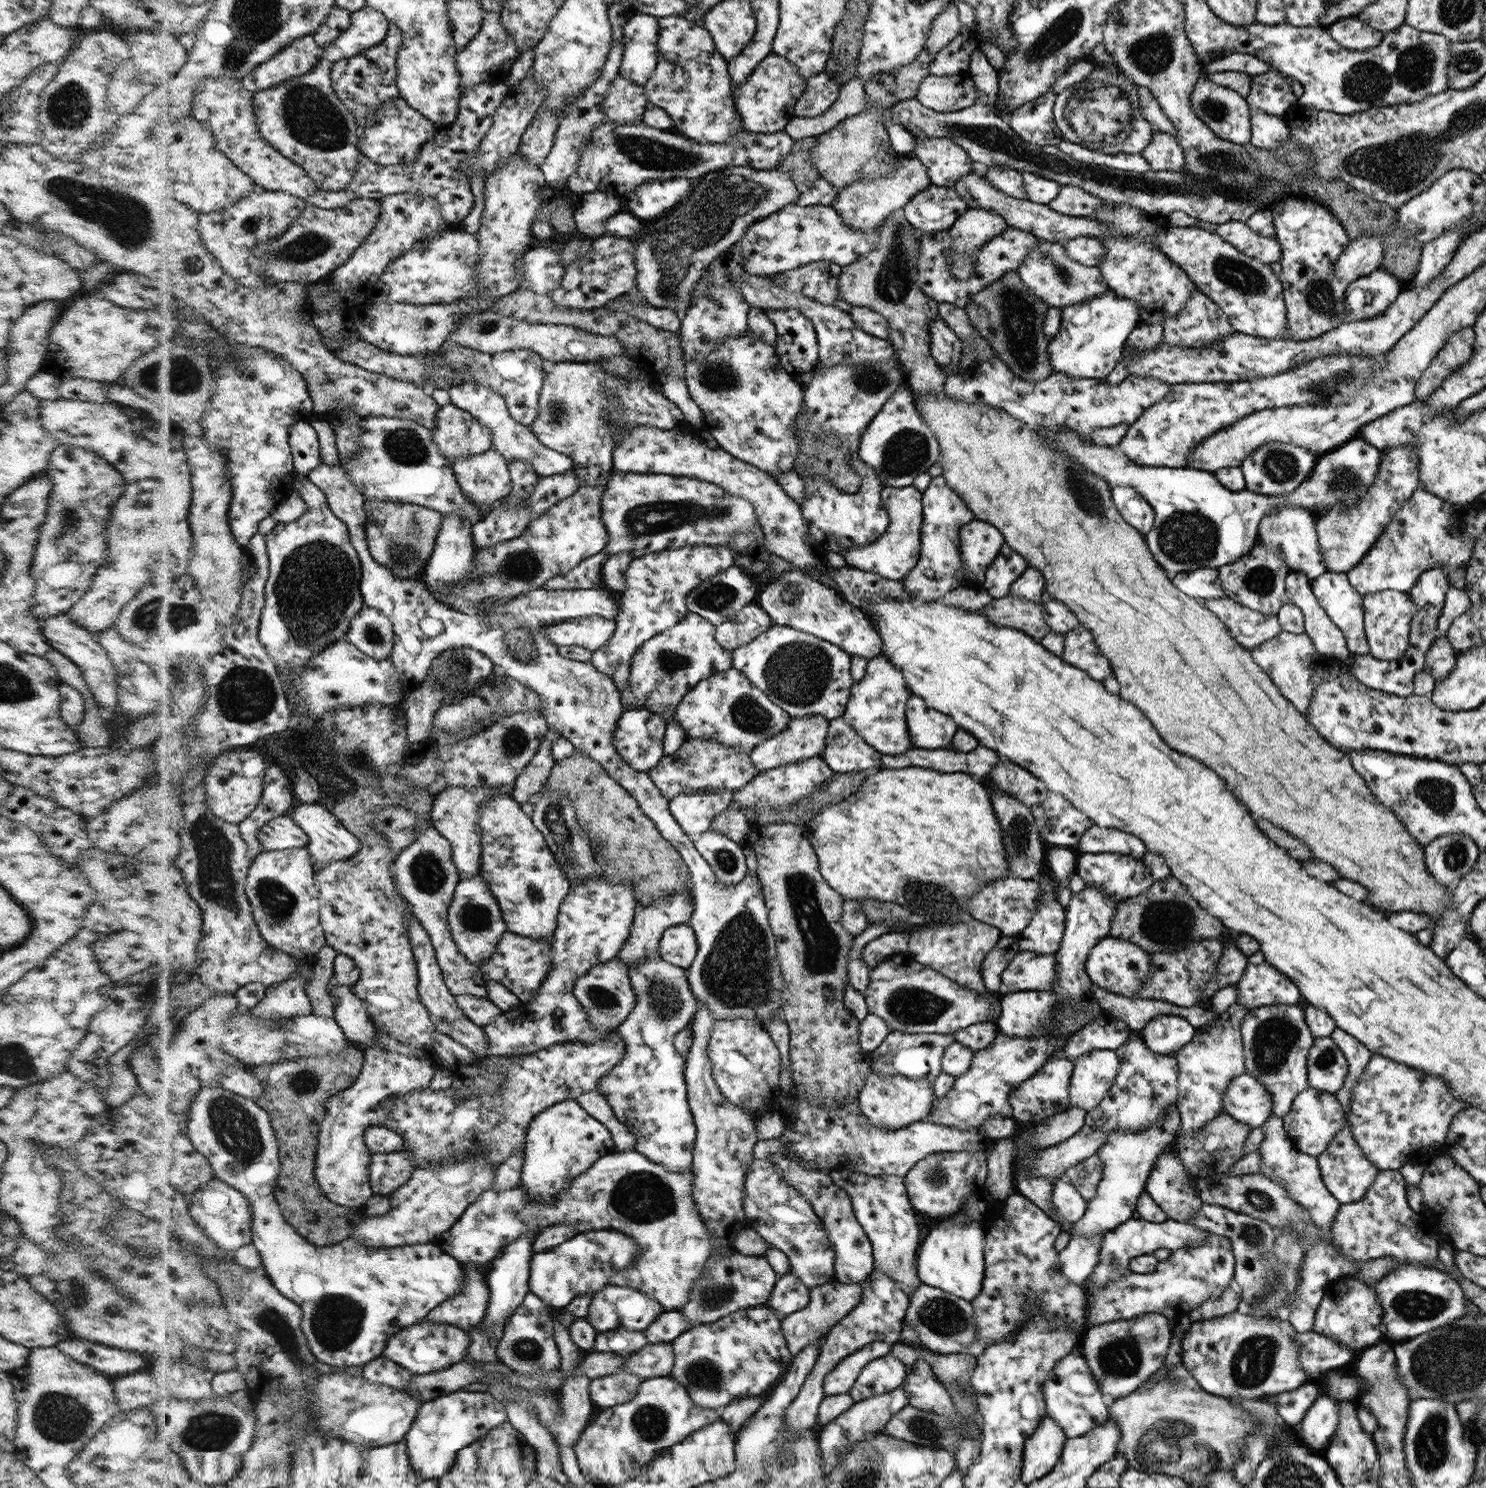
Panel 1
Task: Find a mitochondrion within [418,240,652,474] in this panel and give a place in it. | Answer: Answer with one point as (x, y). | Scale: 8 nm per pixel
(559, 408)

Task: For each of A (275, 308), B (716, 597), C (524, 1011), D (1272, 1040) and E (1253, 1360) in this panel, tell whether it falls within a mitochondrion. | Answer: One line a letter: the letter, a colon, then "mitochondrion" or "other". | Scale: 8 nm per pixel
A: other
B: mitochondrion
C: other
D: mitochondrion
E: mitochondrion

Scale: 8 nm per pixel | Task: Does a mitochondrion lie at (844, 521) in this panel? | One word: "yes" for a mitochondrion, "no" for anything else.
no

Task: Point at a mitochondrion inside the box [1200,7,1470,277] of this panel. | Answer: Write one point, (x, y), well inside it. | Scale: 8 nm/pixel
(1367, 81)

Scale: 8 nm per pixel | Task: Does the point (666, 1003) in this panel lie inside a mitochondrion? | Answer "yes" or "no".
yes

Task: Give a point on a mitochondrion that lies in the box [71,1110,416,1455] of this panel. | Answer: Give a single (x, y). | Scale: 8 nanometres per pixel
(337, 1320)

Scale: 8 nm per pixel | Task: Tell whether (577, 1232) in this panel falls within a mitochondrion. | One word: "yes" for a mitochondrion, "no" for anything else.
no

